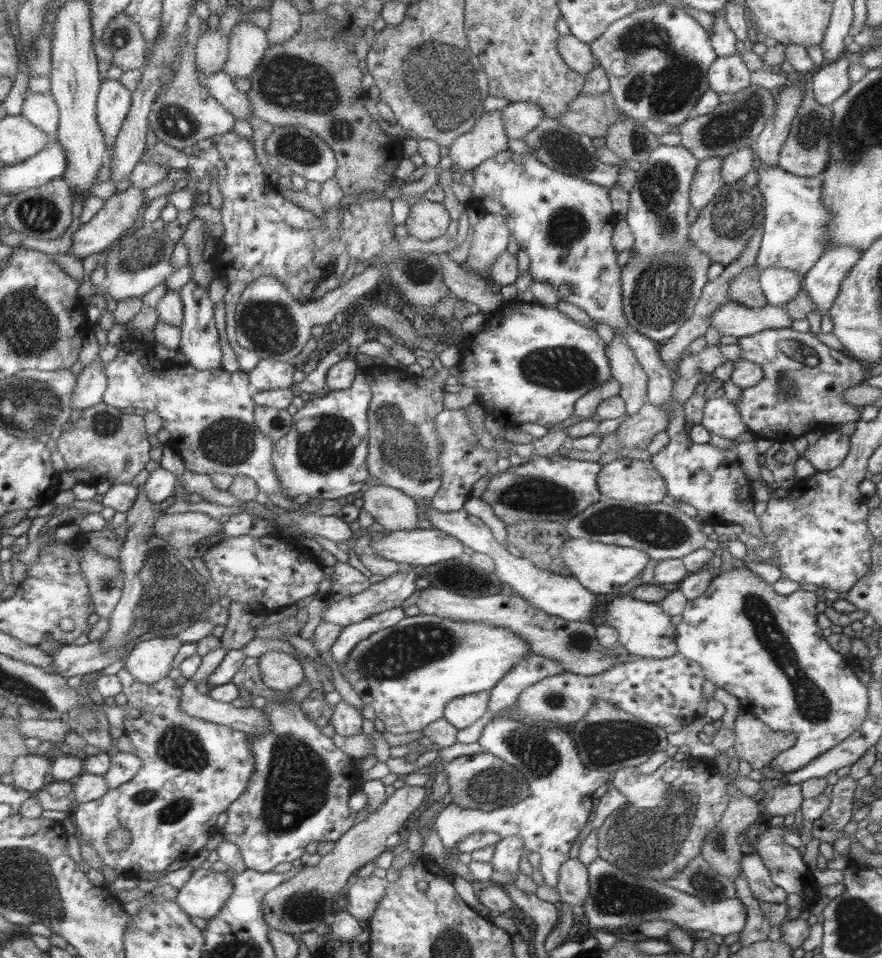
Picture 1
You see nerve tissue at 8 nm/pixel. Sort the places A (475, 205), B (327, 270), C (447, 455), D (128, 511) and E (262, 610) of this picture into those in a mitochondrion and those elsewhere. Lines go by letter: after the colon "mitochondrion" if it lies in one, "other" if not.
A: other
B: other
C: mitochondrion
D: other
E: other

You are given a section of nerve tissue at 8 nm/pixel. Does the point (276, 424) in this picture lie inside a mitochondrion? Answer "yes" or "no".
yes

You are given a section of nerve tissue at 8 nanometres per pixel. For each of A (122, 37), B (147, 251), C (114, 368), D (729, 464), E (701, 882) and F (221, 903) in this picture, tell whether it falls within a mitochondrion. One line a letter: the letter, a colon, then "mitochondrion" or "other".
A: mitochondrion
B: mitochondrion
C: other
D: other
E: mitochondrion
F: other

